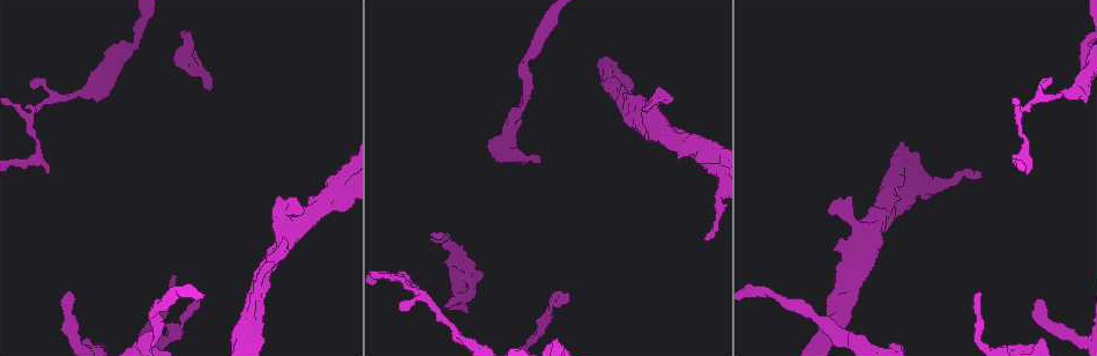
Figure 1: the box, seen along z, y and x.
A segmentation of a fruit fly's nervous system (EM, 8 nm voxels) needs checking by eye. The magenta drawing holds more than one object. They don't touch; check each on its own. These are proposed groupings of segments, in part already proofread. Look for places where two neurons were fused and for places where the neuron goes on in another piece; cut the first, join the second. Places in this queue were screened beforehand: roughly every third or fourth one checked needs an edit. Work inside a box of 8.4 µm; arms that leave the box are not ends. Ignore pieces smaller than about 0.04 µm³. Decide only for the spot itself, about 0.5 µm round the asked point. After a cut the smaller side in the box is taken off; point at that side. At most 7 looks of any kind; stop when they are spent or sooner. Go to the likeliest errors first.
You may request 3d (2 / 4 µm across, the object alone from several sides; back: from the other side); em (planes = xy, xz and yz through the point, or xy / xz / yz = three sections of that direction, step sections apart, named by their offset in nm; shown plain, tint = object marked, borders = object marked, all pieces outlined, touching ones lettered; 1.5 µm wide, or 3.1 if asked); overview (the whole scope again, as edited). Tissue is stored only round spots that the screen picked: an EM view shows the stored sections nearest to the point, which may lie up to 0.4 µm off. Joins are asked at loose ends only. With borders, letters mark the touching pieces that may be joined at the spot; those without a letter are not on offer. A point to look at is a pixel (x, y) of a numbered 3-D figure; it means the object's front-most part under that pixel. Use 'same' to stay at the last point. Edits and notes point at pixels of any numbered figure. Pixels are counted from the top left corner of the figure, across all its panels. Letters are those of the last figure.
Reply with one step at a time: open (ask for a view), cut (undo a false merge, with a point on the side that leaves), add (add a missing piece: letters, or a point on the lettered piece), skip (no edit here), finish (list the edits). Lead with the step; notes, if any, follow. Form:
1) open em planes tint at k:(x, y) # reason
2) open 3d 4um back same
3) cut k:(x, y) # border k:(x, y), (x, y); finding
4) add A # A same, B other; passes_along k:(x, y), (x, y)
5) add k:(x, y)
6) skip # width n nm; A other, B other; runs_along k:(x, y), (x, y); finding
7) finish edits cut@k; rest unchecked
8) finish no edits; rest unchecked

open 3d 4um at 1:(981, 292) # branch stops here

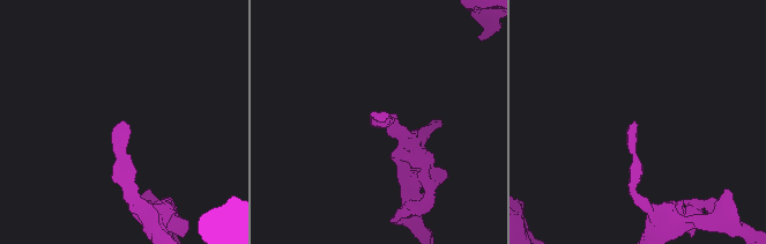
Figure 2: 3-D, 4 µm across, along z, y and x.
open em planes plain at 2:(122, 123)

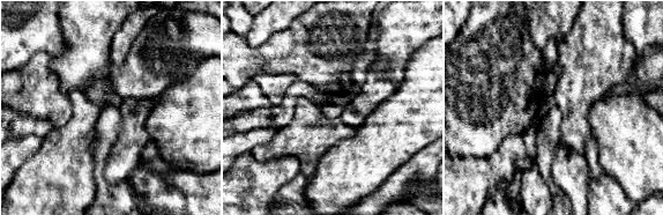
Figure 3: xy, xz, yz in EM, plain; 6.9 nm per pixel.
open em planes borders same

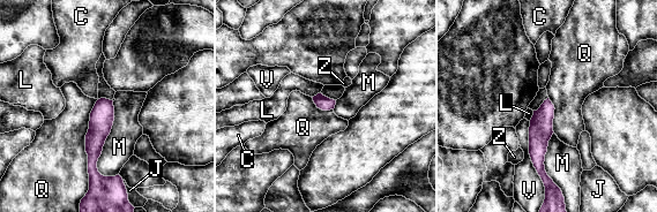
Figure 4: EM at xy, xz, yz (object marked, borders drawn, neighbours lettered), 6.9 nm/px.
skip # C other, J other, L other, M other, Q other, V other, Z other; runs_along 4:(103, 100), (91, 172); none of them fits

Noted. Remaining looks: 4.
open 3d 4um at 1:(292, 200) # branch stops here

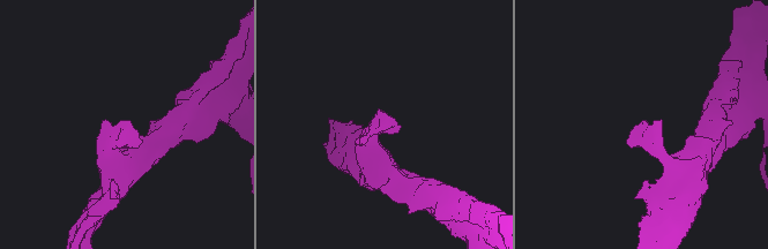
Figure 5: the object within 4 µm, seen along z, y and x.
open em xz step 4 tint at 5:(382, 130)

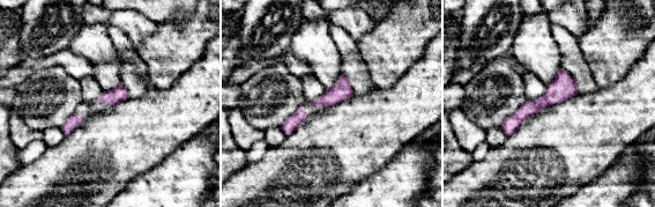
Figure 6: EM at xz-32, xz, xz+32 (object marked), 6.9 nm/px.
open em planes borders same # cut it another way

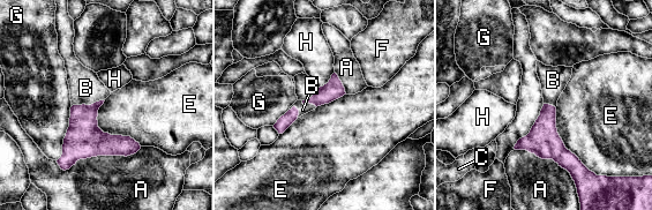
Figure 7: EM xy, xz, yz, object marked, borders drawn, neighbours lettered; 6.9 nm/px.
add B # A other, B same, C other, E other, F other, G other, H other; passes_along 7:(84, 139), (87, 105), (85, 88); it goes on there

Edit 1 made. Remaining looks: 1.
finish edits add@7; rest unchecked

